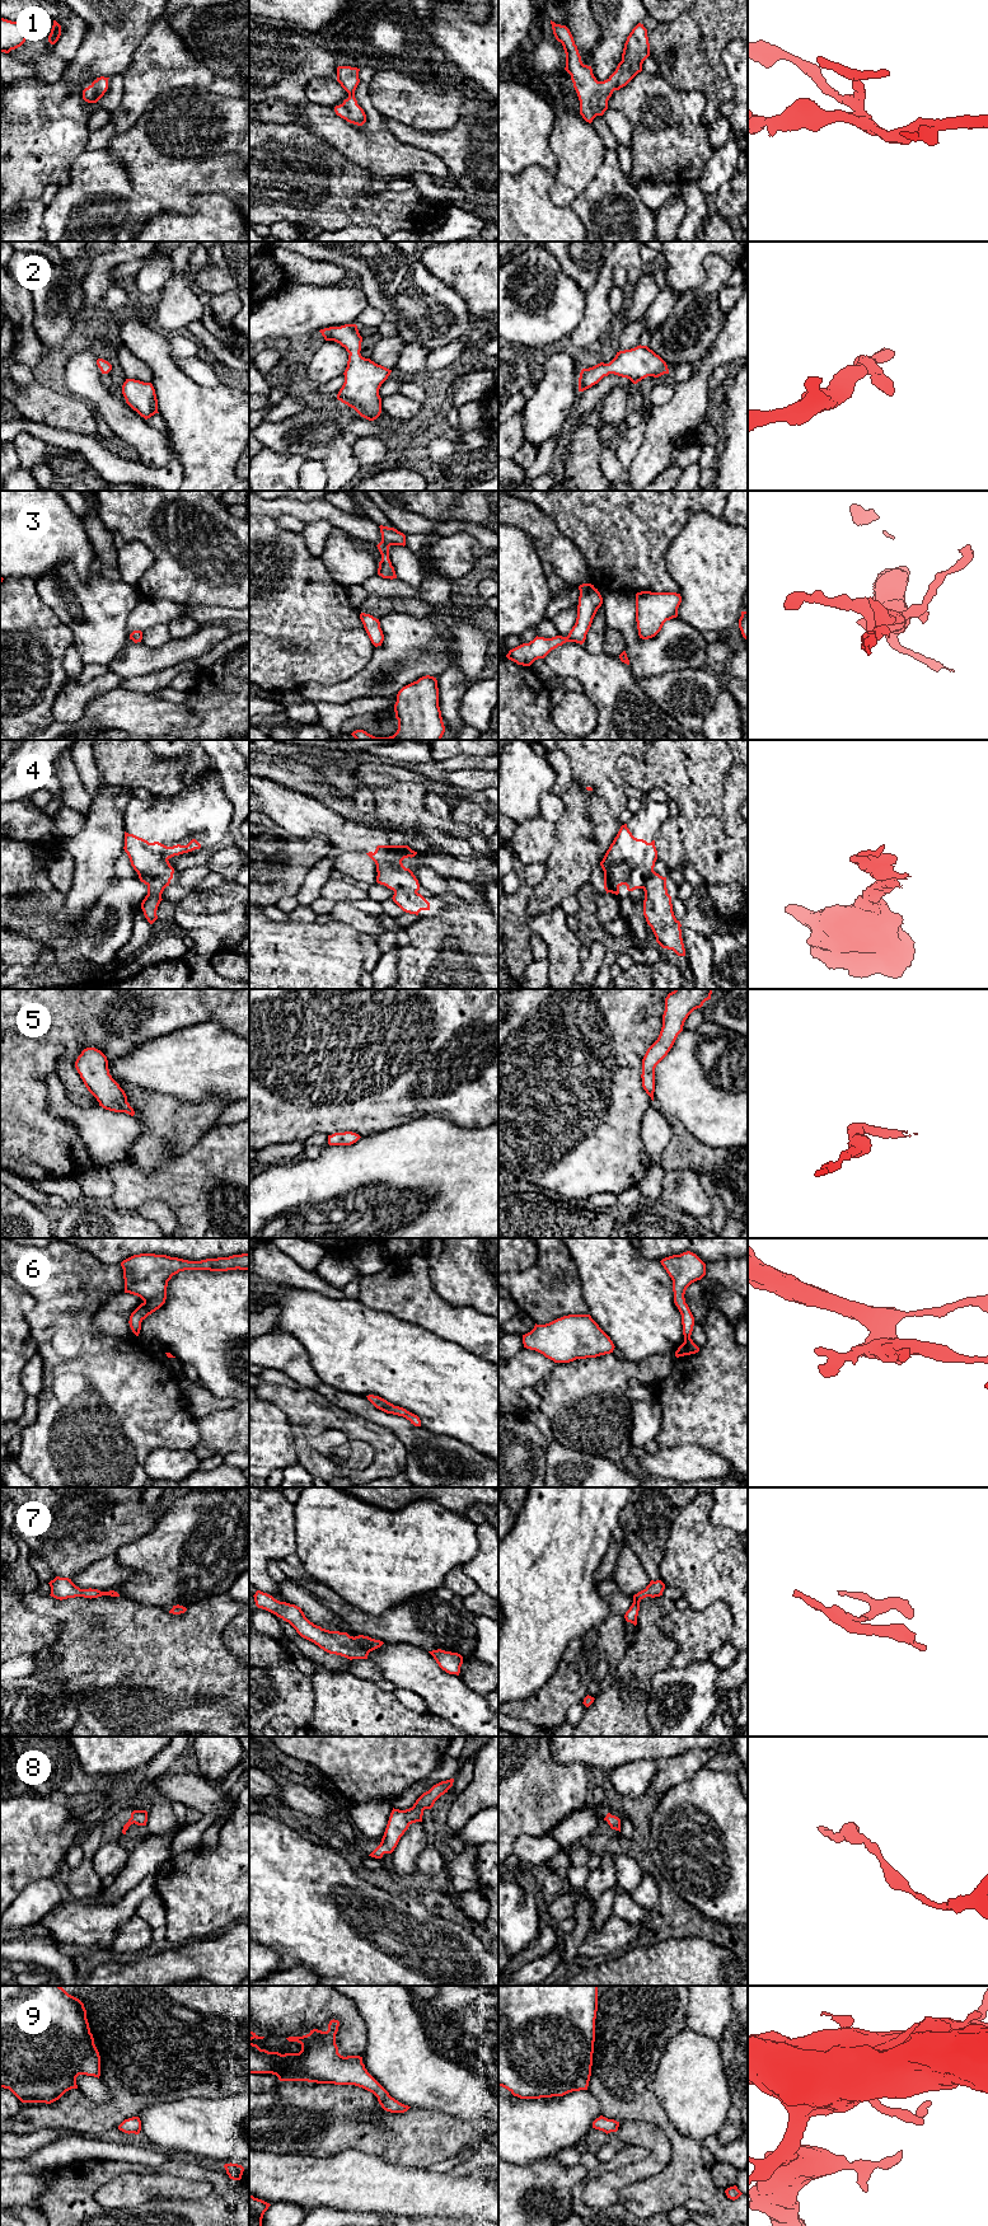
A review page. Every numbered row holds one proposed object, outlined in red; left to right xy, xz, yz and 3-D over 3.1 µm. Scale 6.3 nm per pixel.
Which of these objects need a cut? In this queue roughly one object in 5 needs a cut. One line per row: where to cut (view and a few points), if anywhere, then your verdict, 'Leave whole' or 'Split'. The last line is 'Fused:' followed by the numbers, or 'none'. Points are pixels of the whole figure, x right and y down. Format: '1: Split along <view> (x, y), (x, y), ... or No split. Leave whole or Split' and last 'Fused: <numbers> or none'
1: No split. Leave whole
2: No split. Leave whole
3: No split. Leave whole
4: Split along xz (416, 890), (397, 889), (394, 891). Split
5: No split. Leave whole
6: No split. Leave whole
7: No split. Leave whole
8: No split. Leave whole
9: No split. Leave whole
Fused: 4

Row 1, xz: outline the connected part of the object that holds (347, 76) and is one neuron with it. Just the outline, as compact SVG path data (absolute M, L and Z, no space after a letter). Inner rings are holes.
M351 66L337 67L337 81L348 93L348 98L336 106L334 112L347 122L362 126L366 122L366 114L355 98L355 90L360 83L359 71L360 69Z

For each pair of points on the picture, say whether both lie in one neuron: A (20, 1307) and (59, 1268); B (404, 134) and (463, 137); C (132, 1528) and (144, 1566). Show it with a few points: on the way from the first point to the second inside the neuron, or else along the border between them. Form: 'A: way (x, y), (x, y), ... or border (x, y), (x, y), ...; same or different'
A: border (26, 1290), (33, 1298), (29, 1325); different
B: way (418, 139), (425, 141), (449, 141); same
C: border (157, 1522), (146, 1533), (125, 1543), (115, 1554); different

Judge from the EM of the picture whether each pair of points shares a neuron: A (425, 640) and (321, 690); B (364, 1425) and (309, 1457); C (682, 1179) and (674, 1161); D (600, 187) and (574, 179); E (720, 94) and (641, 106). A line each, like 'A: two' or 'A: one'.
A: one
B: one
C: two
D: two
E: two

